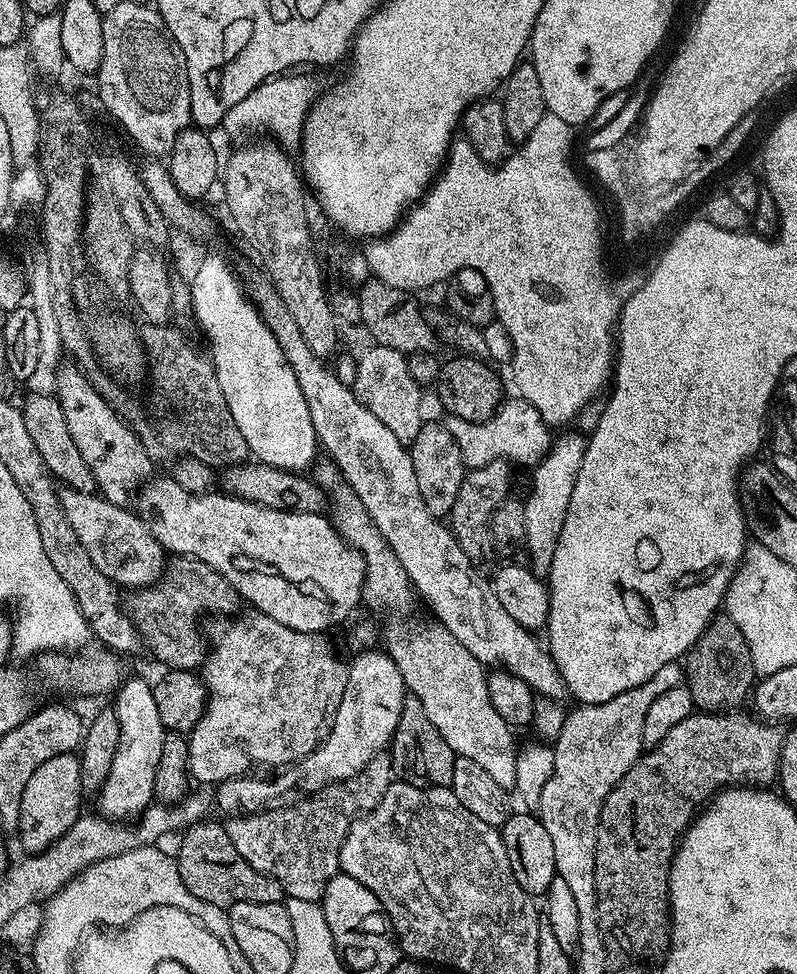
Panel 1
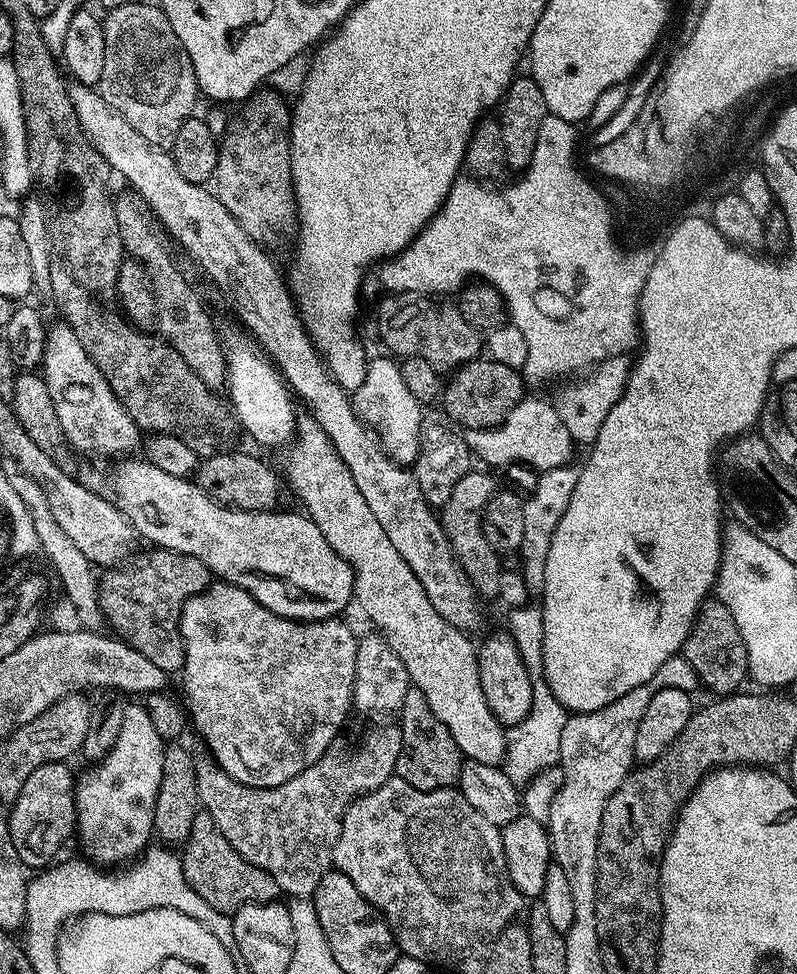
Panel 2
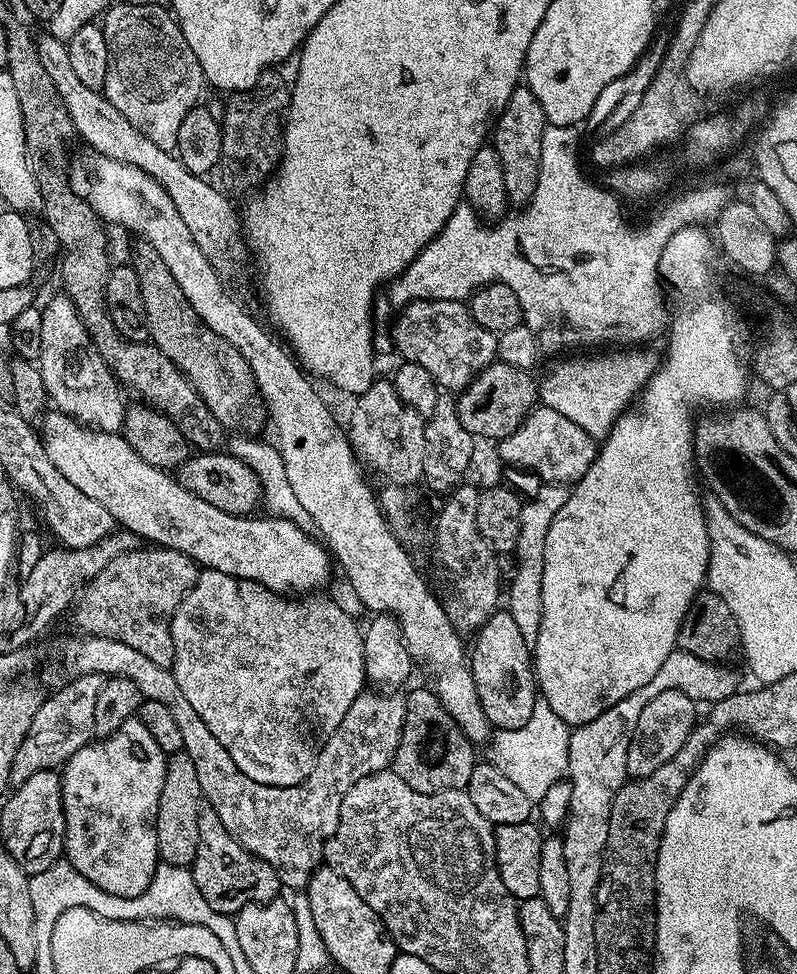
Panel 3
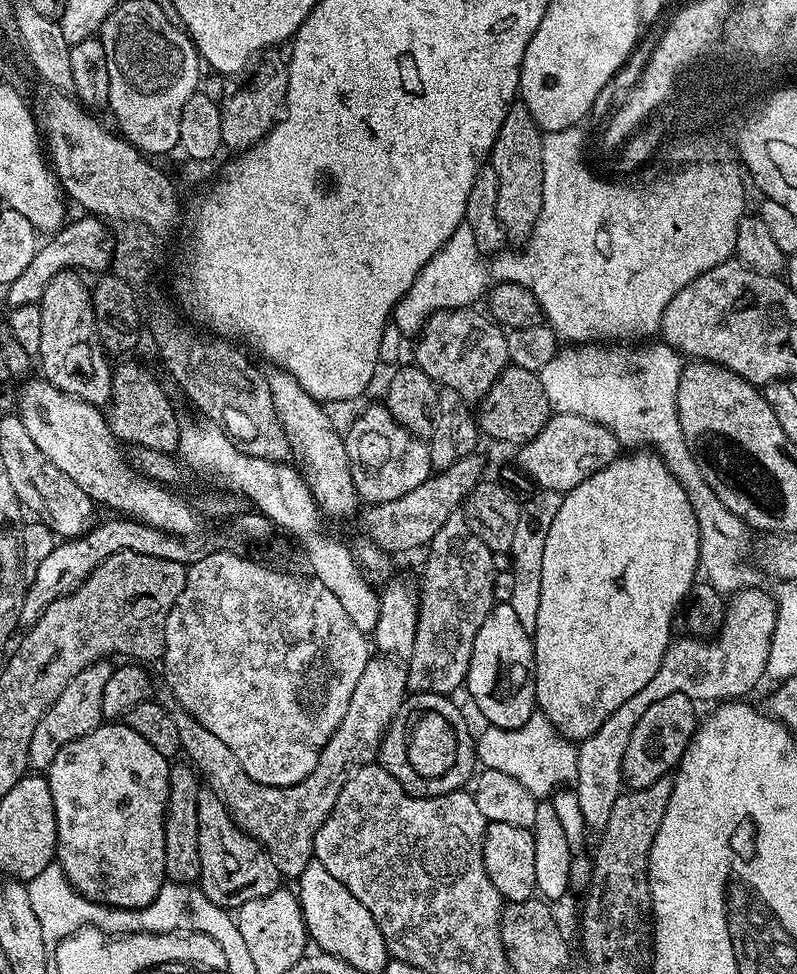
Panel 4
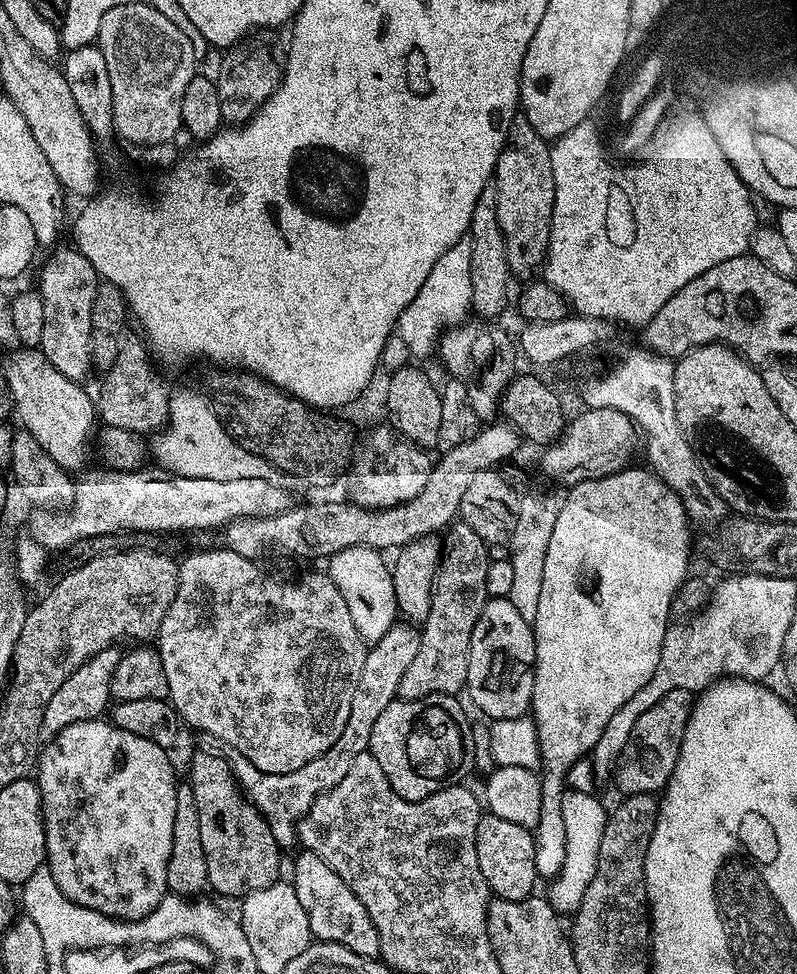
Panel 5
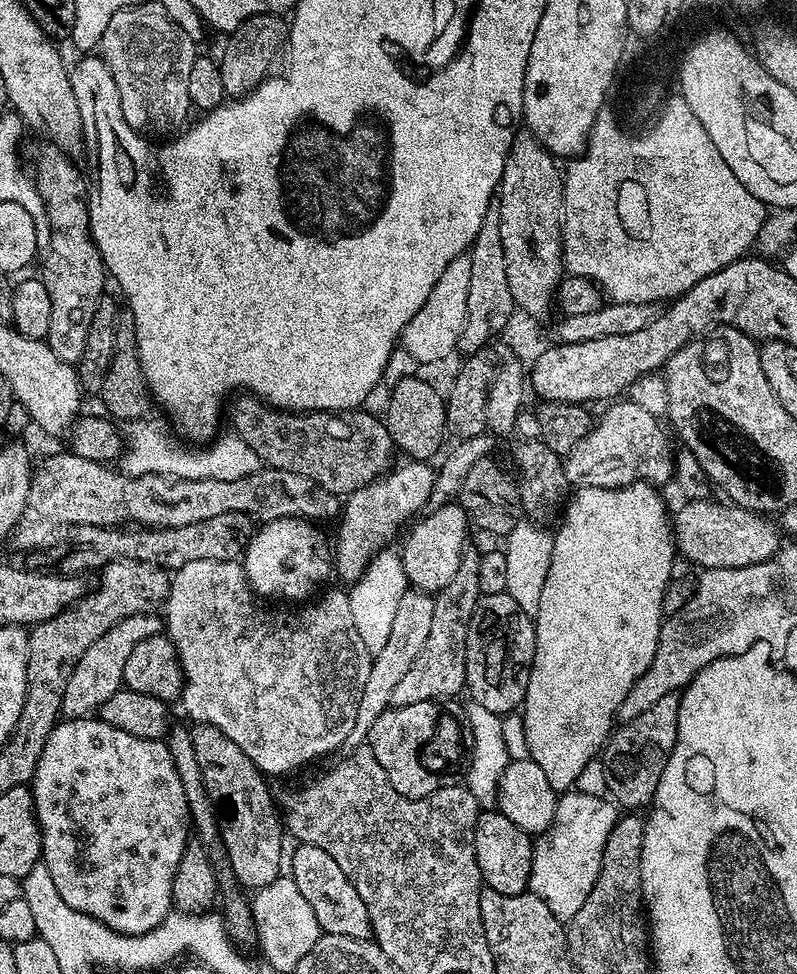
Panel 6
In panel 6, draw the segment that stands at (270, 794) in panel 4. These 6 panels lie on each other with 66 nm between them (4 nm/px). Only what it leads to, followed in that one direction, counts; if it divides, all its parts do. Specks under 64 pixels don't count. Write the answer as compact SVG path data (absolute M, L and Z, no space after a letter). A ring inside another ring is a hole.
M409 590L402 598L398 598L398 610L394 614L390 638L386 638L386 646L375 649L372 656L366 686L362 686L362 698L358 698L358 714L354 718L354 730L350 730L348 735L349 745L363 745L374 722L378 722L381 714L391 705L394 686L398 686L398 681L406 674L406 670L414 666L418 650L426 646L426 638L430 635L430 622L433 619L434 599L429 593Z

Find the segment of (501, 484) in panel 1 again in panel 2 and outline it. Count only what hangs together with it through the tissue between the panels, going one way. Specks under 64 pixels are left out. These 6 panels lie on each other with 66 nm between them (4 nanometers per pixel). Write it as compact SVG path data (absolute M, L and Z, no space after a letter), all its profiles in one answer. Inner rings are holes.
M469 470L454 486L450 494L450 502L446 502L438 512L440 524L450 546L452 554L460 569L468 576L468 581L476 587L481 597L495 597L499 590L499 576L502 571L502 557L486 542L484 533L484 511L490 502L490 498L498 490L496 480L488 472L476 472Z

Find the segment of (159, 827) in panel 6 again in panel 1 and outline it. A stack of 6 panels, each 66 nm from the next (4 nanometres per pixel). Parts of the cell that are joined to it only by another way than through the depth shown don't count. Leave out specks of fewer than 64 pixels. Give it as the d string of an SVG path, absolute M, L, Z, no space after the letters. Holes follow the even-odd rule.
M125 679L114 693L114 711L120 723L118 750L110 765L110 774L102 786L98 803L105 817L121 822L131 821L148 809L154 800L154 774L157 773L158 758L166 730L162 718L158 718L158 706L154 703L152 684L144 680Z

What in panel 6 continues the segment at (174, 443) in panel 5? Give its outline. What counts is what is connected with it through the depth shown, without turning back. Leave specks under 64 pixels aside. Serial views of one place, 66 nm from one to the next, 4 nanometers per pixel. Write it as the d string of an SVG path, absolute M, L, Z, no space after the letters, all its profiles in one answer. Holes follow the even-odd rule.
M141 418L129 420L122 428L122 451L118 457L119 471L128 476L140 475L164 475L172 476L178 479L213 479L215 481L230 481L231 479L245 478L248 474L254 474L262 467L262 461L258 458L258 454L254 454L254 450L250 450L250 446L246 446L246 442L242 442L242 438L235 434L223 436L217 435L207 446L201 447L196 452L183 452L180 448L175 448L170 441L167 440L163 428L154 420L149 418Z

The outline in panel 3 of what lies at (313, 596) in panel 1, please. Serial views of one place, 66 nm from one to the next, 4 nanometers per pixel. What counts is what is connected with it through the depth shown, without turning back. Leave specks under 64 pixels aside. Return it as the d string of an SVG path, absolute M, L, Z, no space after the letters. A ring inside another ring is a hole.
M59 410L45 411L43 422L43 444L59 473L78 486L87 497L94 498L104 506L121 529L132 531L149 545L173 548L204 568L214 568L243 580L253 580L281 594L308 594L311 588L320 588L333 579L334 560L327 547L315 535L302 531L293 520L281 520L278 516L267 514L226 514L226 510L218 510L218 506L202 502L198 494L190 494L190 490L177 482L171 471L144 462L120 432L98 432Z

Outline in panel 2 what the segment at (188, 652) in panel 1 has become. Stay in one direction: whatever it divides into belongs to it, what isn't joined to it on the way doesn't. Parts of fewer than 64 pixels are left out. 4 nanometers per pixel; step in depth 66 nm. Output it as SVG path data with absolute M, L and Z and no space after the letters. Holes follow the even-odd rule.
M165 548L148 551L152 552L146 553L145 556L137 555L131 562L122 563L117 567L109 567L99 577L100 609L107 627L119 639L126 641L131 648L137 648L139 652L146 654L146 658L150 658L150 662L154 662L158 670L175 674L184 667L184 643L180 633L182 606L191 596L198 595L208 587L210 573L206 565L198 562L198 558L190 558L190 554L167 552Z

